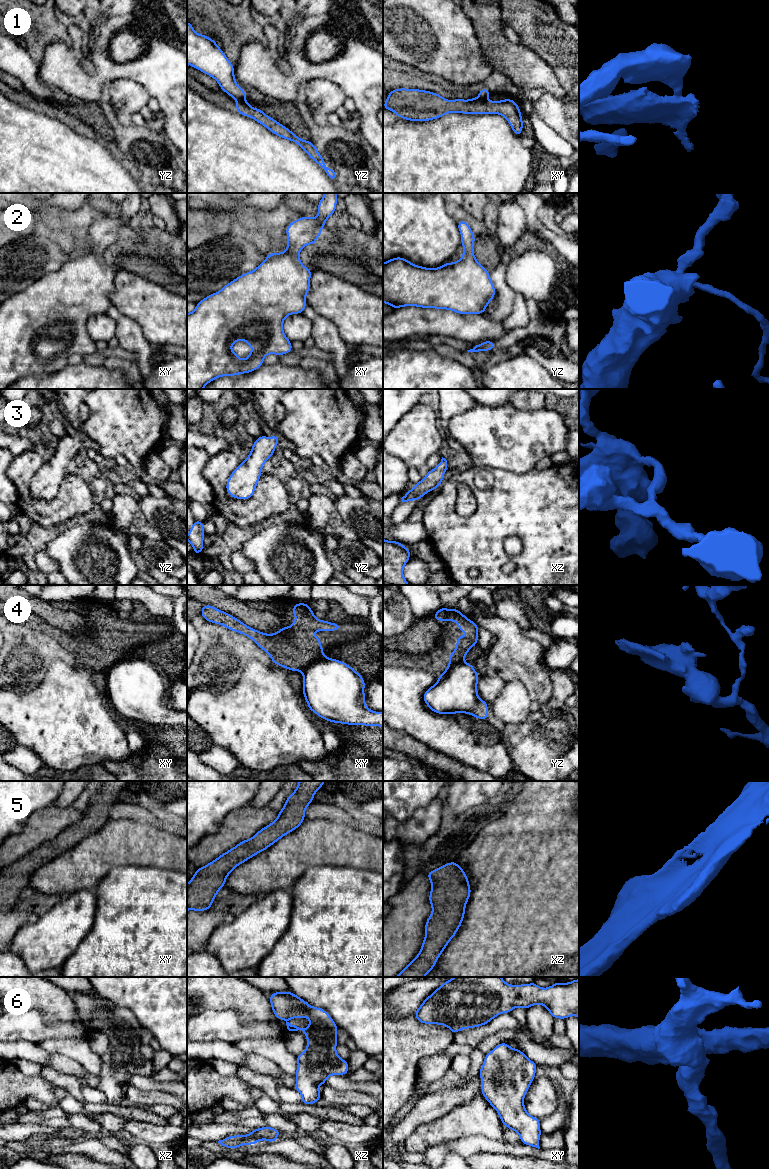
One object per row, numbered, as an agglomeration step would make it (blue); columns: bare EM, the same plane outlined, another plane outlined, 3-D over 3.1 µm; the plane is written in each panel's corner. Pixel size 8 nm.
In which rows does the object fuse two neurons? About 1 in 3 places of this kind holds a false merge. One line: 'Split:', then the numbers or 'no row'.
Split: 1, 4

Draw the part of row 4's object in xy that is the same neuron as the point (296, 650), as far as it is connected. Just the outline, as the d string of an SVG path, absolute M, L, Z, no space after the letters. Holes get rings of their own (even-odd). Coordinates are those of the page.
M308 603L293 604L292 613L296 616L297 622L292 618L292 625L289 627L281 627L277 633L266 634L255 630L234 616L217 609L212 605L202 604L200 615L207 622L215 623L226 627L229 630L238 632L251 638L263 651L265 651L272 659L273 664L279 665L290 671L303 672L313 662L325 658L321 639L313 635L314 631L337 631L342 629L339 623L330 623L326 620L318 620L315 618L314 611L310 609Z

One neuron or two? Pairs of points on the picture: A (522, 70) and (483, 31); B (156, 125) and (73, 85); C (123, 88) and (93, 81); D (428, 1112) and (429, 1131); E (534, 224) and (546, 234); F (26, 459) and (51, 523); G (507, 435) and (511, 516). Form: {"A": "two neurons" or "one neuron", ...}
{"A": "one neuron", "B": "two neurons", "C": "two neurons", "D": "two neurons", "E": "one neuron", "F": "one neuron", "G": "two neurons"}

